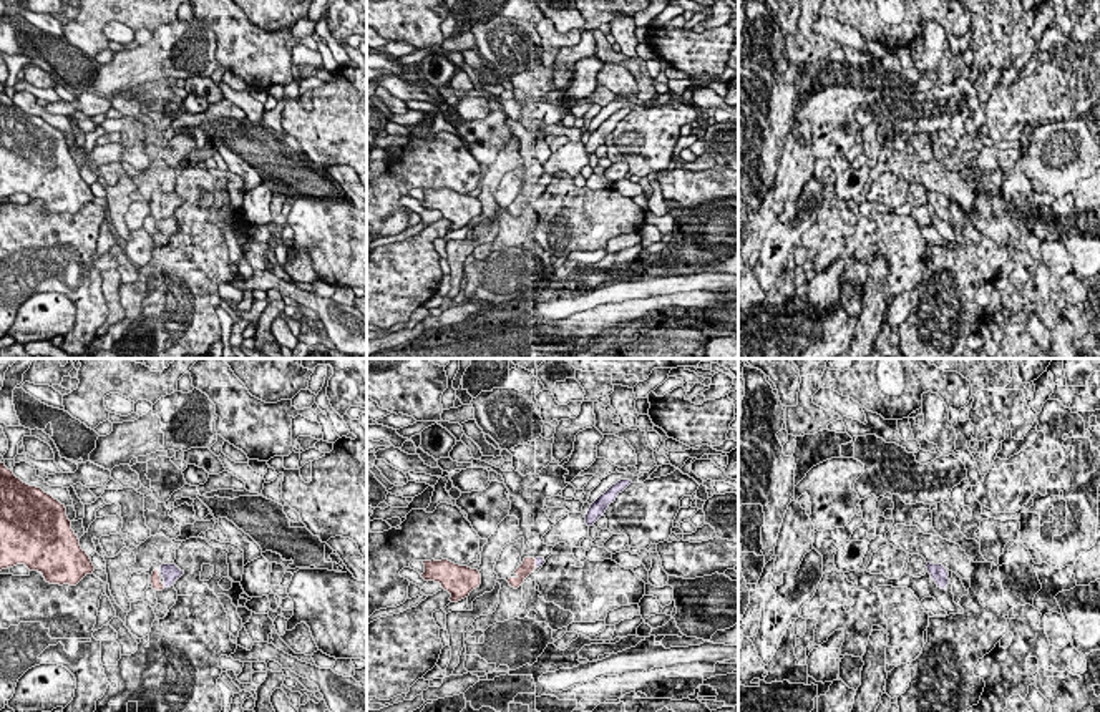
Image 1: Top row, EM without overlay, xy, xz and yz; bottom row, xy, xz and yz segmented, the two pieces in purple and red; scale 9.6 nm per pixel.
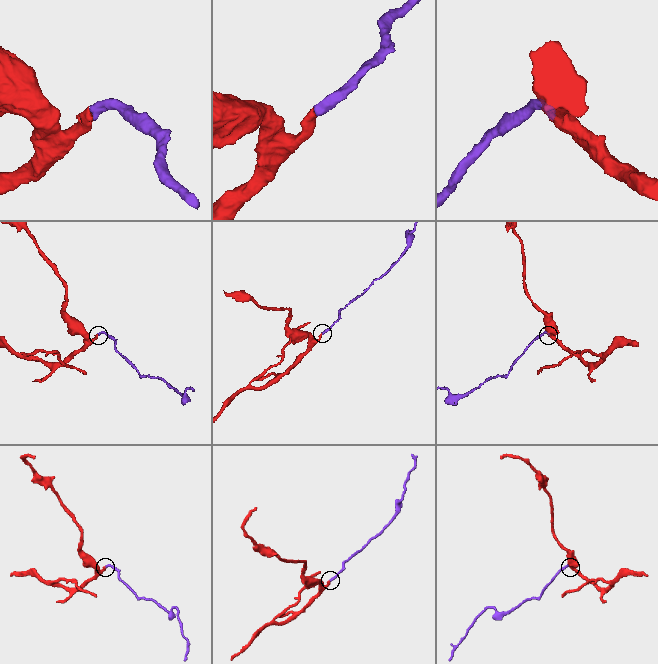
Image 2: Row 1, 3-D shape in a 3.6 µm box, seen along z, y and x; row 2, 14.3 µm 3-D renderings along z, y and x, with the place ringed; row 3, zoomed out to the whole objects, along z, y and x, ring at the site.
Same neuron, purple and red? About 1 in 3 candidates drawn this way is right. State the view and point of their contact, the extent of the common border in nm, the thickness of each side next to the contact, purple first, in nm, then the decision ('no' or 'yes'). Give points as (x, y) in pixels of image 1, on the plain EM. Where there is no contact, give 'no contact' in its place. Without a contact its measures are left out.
contact xz (536, 191); length 80 nm; calibres 90 and 140 nm; yes

